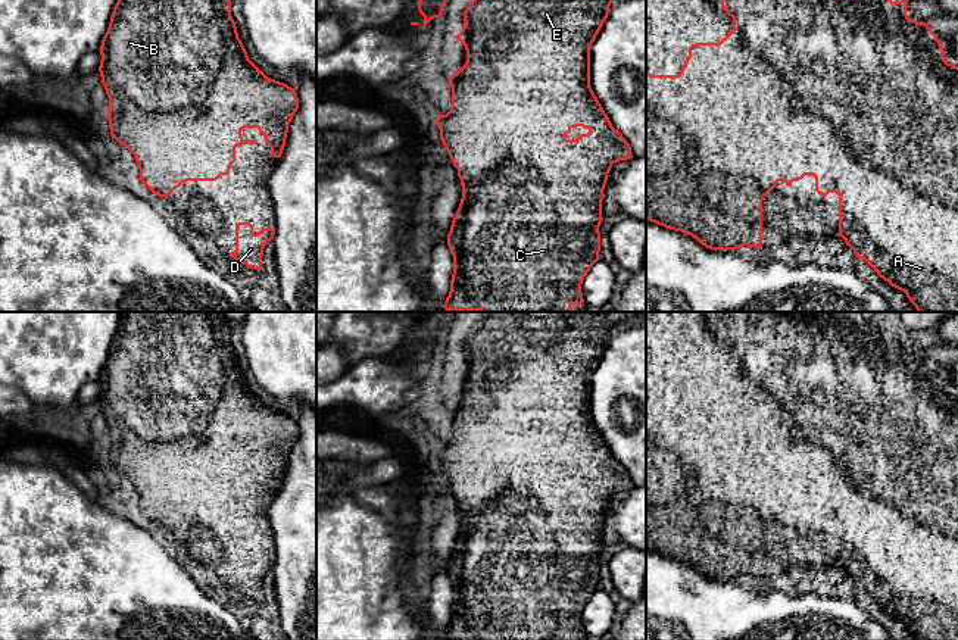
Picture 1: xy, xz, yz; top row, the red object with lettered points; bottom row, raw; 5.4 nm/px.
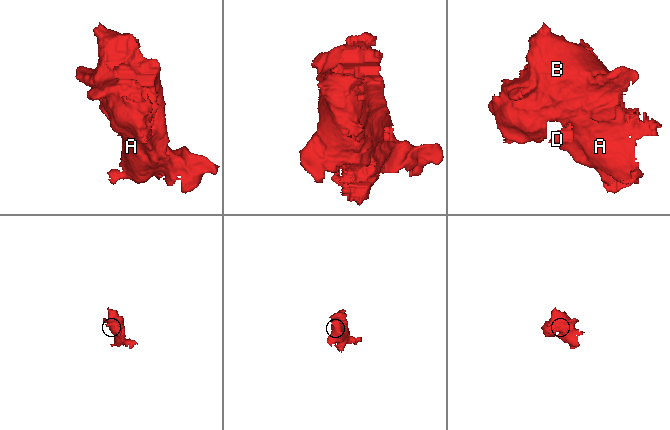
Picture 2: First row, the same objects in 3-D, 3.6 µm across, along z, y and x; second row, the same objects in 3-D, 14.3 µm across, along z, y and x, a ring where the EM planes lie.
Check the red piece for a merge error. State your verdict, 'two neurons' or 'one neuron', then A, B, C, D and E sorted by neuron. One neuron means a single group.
one neuron; groups A B C D E

